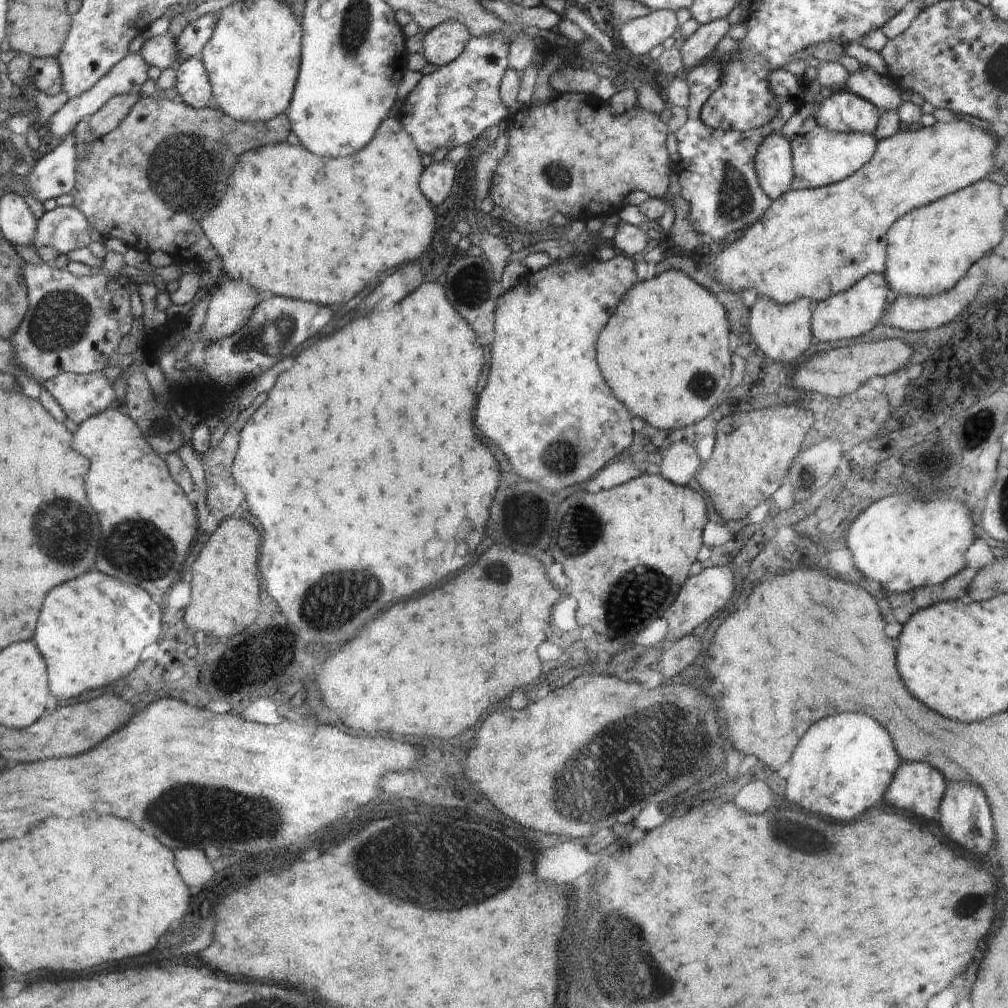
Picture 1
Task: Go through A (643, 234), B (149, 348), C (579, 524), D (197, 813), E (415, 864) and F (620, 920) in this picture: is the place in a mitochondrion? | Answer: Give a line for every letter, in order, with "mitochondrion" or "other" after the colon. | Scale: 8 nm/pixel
A: other
B: other
C: mitochondrion
D: mitochondrion
E: mitochondrion
F: mitochondrion

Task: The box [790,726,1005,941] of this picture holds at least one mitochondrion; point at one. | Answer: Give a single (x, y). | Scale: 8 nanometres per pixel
(967, 905)

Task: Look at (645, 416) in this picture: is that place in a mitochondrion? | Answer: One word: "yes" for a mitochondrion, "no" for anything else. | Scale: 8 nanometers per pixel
no

